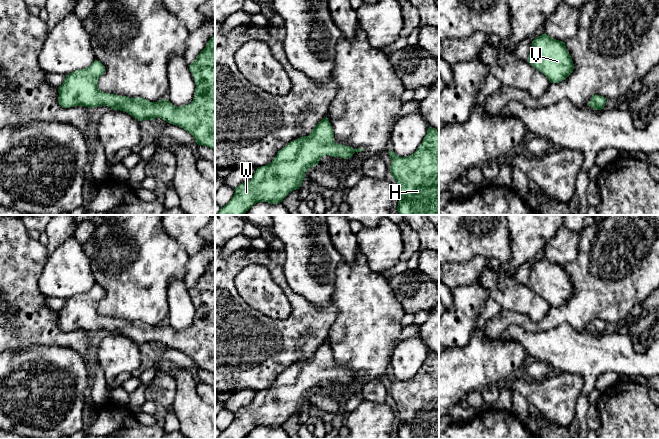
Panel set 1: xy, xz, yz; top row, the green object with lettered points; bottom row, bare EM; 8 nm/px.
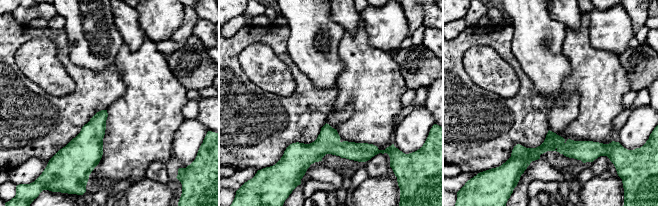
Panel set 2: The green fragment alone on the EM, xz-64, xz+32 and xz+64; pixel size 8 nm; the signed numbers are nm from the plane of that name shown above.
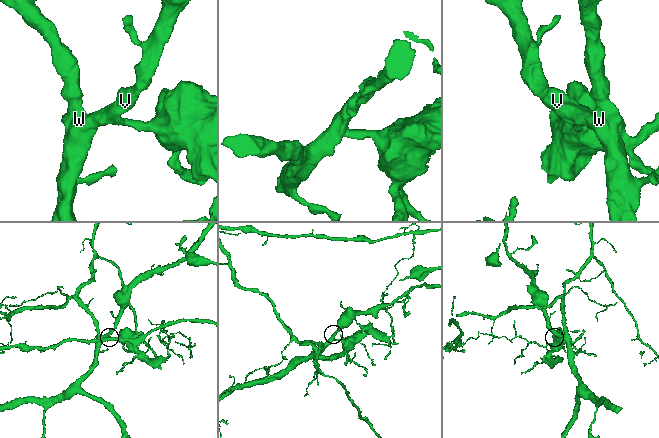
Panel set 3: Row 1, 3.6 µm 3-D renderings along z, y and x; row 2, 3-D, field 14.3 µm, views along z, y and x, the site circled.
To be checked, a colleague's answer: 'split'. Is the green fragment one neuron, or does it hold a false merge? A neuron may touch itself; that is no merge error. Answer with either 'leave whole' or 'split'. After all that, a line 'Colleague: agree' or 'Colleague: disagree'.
leave whole
Colleague: disagree

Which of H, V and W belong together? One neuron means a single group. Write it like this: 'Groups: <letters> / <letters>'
Groups: H V W

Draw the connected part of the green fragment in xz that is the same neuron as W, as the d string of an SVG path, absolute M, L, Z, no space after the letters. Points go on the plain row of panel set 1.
M324 341L308 360L288 367L271 387L258 391L250 405L237 410L231 424L217 439L244 439L258 426L280 427L293 414L299 413L305 397L318 389L323 380L348 383L361 375L363 372L355 374L335 367L333 352Z

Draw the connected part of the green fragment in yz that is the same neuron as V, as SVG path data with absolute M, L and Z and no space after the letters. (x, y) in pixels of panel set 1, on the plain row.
M546 257L532 265L527 285L543 297L551 307L559 307L566 303L574 293L565 266L553 263Z

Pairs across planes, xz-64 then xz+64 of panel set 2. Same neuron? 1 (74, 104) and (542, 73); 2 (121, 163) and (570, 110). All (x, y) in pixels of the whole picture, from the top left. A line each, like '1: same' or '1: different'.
1: different
2: different

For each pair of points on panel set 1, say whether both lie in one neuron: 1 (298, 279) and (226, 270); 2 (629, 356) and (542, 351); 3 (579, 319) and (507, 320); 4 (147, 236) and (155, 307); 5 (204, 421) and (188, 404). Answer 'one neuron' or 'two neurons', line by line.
1: two neurons
2: one neuron
3: one neuron
4: one neuron
5: one neuron

